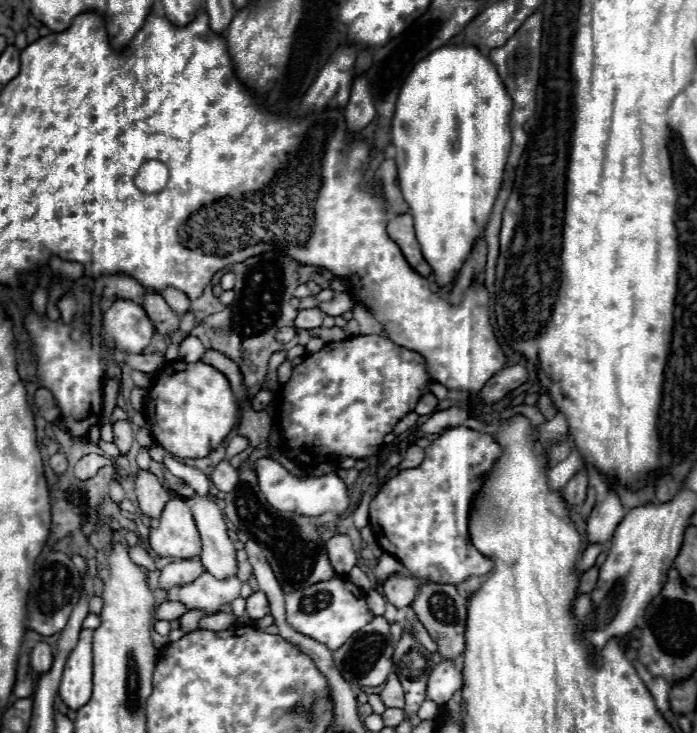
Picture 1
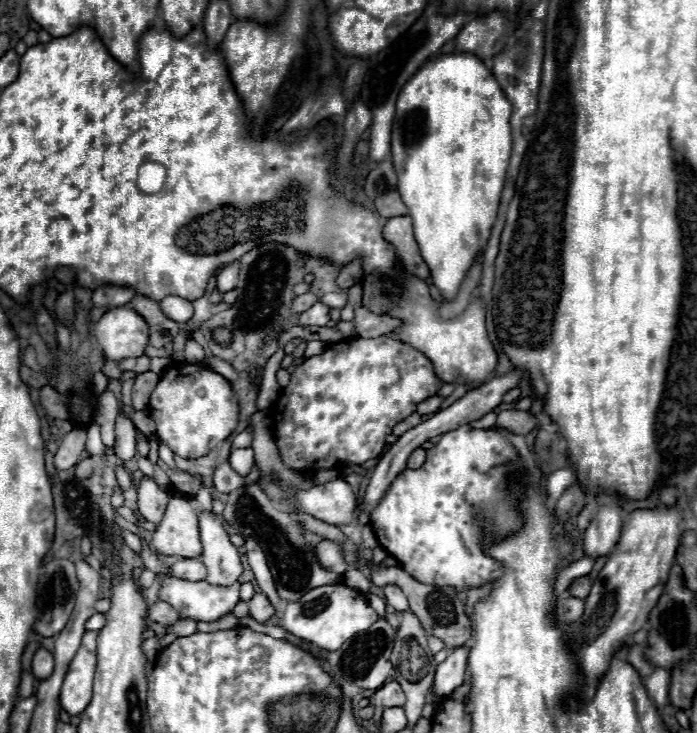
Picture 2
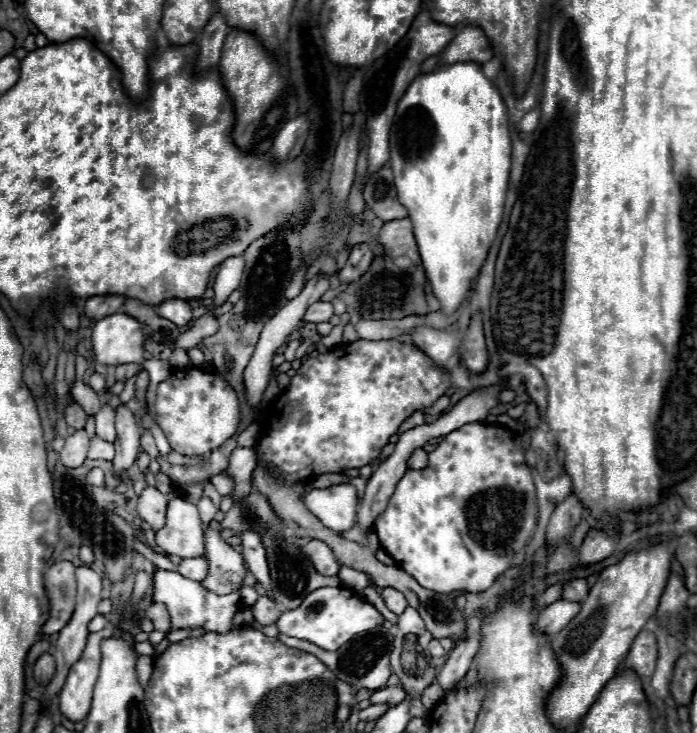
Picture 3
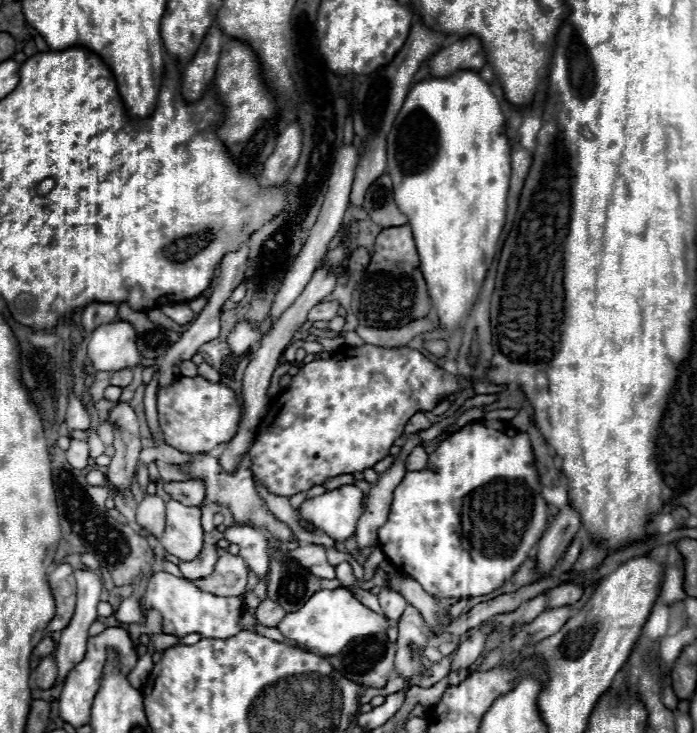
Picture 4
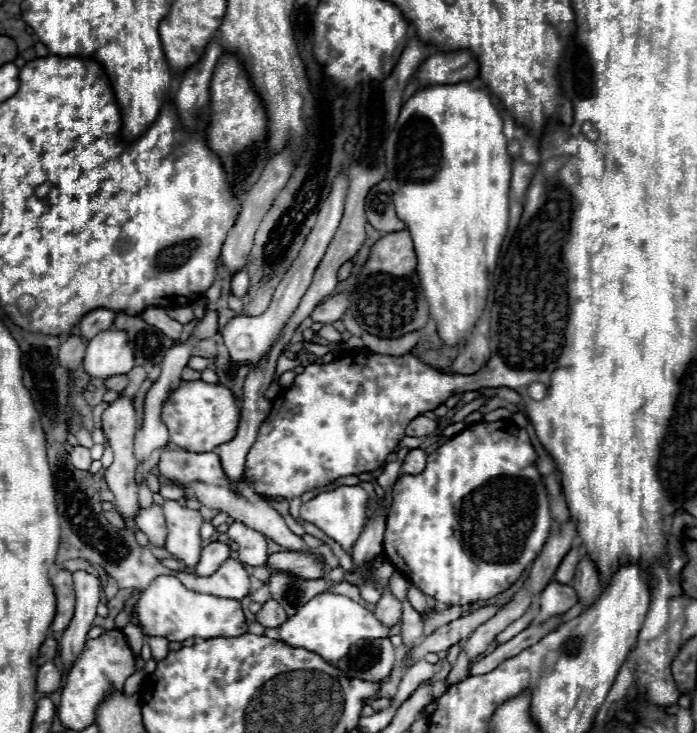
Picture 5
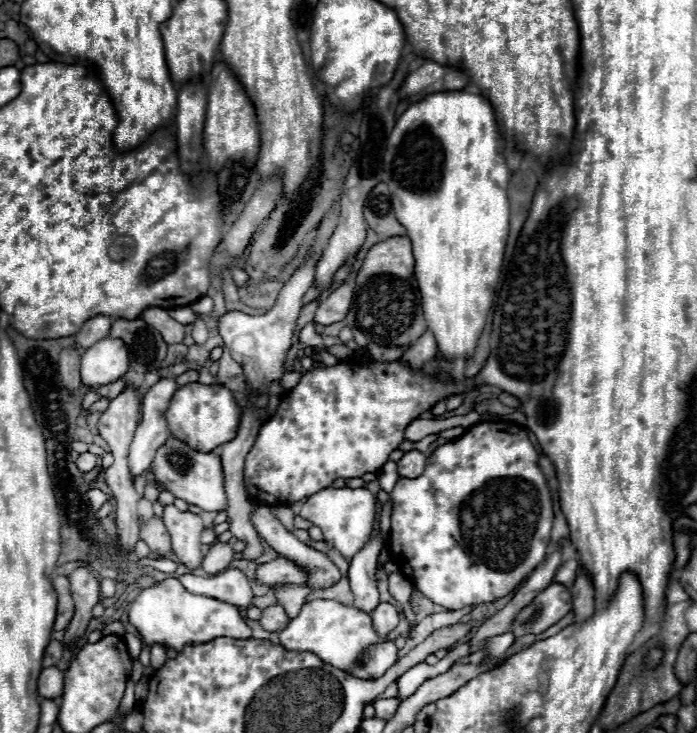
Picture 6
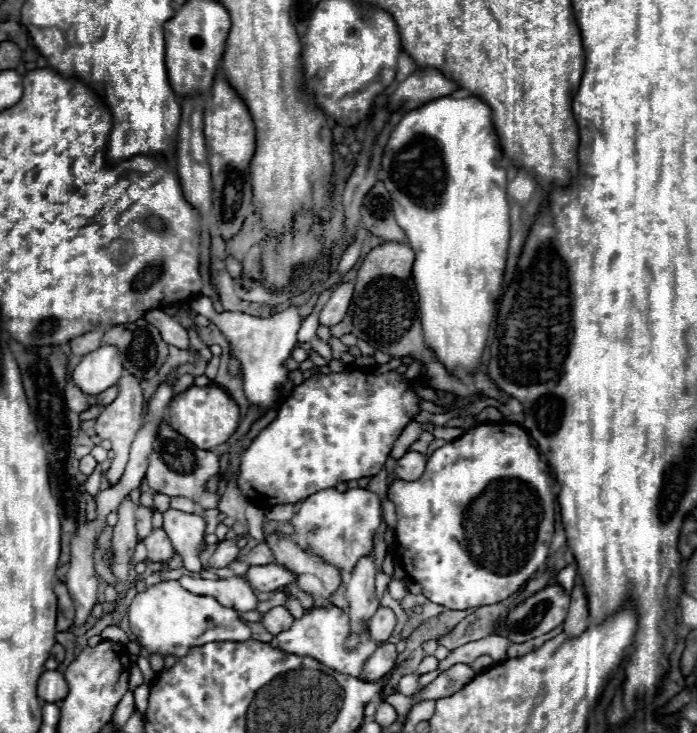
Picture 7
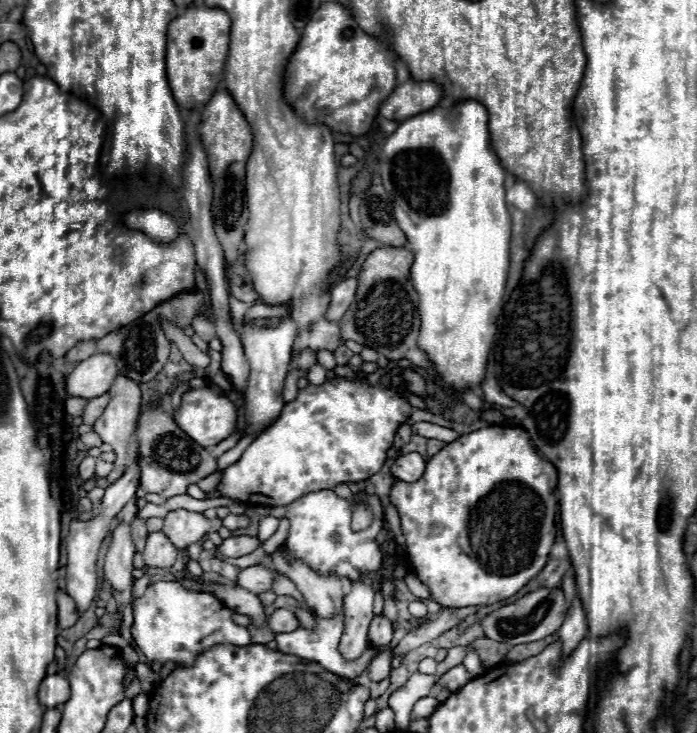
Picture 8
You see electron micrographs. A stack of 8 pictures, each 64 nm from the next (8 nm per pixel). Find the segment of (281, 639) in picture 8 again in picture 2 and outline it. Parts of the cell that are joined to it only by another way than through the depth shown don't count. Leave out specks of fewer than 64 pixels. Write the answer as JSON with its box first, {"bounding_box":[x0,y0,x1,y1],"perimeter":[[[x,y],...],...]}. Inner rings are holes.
{"bounding_box":[280,582,380,650],"perimeter":[[[344,582],[338,584],[326,584],[312,588],[296,602],[286,602],[286,610],[282,614],[280,626],[284,630],[290,630],[298,638],[304,638],[324,650],[336,650],[340,648],[348,638],[352,638],[356,632],[372,626],[380,616],[368,606],[366,596]]]}

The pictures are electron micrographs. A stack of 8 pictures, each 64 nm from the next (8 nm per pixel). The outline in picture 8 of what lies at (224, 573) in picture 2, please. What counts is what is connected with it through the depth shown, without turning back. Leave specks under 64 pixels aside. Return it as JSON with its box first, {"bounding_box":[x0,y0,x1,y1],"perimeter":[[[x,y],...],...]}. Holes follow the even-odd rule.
{"bounding_box":[180,578,266,626],"perimeter":[[[182,578],[180,584],[188,590],[194,590],[194,592],[214,594],[224,606],[232,608],[234,612],[252,616],[252,624],[256,624],[256,626],[266,624],[266,616],[264,616],[262,602],[258,600],[258,596],[254,592],[248,592],[246,588],[238,586],[238,584],[204,584],[204,582],[186,580],[186,578]]]}

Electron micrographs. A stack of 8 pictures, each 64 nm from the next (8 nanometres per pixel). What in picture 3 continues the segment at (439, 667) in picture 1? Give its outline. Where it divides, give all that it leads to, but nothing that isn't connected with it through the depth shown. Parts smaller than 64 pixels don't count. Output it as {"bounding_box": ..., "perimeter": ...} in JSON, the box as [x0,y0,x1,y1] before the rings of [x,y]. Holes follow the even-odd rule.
{"bounding_box":[436,638,480,692],"perimeter":[[[468,638],[468,640],[460,642],[458,646],[452,648],[452,652],[448,654],[446,664],[442,666],[442,670],[440,670],[438,678],[436,678],[444,692],[452,690],[466,676],[466,672],[470,670],[474,654],[478,652],[478,648],[480,648],[478,638]]]}

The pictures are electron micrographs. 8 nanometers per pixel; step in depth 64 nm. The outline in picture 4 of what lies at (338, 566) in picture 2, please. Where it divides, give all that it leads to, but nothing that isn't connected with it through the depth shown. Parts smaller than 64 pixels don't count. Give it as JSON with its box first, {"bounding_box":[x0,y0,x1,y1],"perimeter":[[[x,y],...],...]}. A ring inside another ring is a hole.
{"bounding_box":[288,544,336,580],"perimeter":[[[306,544],[288,552],[288,558],[296,560],[300,566],[308,568],[314,576],[332,580],[336,576],[336,568],[326,558],[326,548],[322,544]]]}

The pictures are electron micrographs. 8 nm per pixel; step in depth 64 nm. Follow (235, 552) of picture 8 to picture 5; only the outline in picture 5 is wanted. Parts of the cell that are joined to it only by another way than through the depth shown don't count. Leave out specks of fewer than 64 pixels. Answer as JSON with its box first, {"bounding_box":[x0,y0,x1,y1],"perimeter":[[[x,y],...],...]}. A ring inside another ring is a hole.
{"bounding_box":[190,542,230,576],"perimeter":[[[210,542],[208,546],[202,548],[202,556],[200,562],[196,566],[190,566],[190,574],[196,576],[210,576],[212,572],[216,572],[216,568],[220,568],[220,564],[224,560],[228,560],[230,556],[230,548],[222,542]]]}

